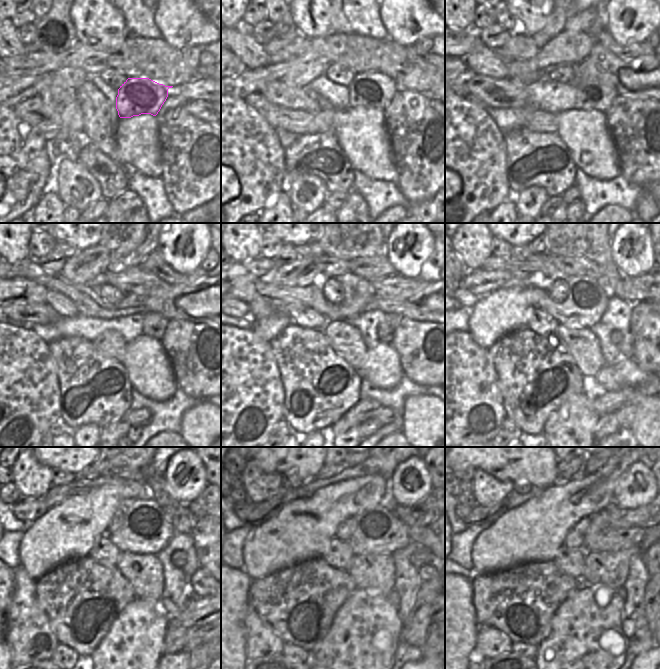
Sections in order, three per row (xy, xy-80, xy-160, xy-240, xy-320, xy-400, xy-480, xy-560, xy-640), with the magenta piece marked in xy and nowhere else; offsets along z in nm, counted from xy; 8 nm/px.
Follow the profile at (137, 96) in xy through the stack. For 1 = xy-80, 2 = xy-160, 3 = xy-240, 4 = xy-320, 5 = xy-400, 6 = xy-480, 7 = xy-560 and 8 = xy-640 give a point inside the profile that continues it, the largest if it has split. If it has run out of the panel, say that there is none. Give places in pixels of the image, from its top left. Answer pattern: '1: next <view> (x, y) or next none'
1: next xy-80 (375, 90)
2: next xy-160 (592, 94)
3: next xy-240 (154, 324)
4: next xy-320 (385, 332)
5: next xy-400 (616, 337)
6: next xy-480 (178, 558)
7: next xy-560 (423, 556)
8: next xy-640 (648, 553)

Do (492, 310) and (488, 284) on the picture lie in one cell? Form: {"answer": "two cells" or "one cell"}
{"answer": "two cells"}

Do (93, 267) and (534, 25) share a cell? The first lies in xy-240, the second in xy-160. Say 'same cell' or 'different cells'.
different cells

